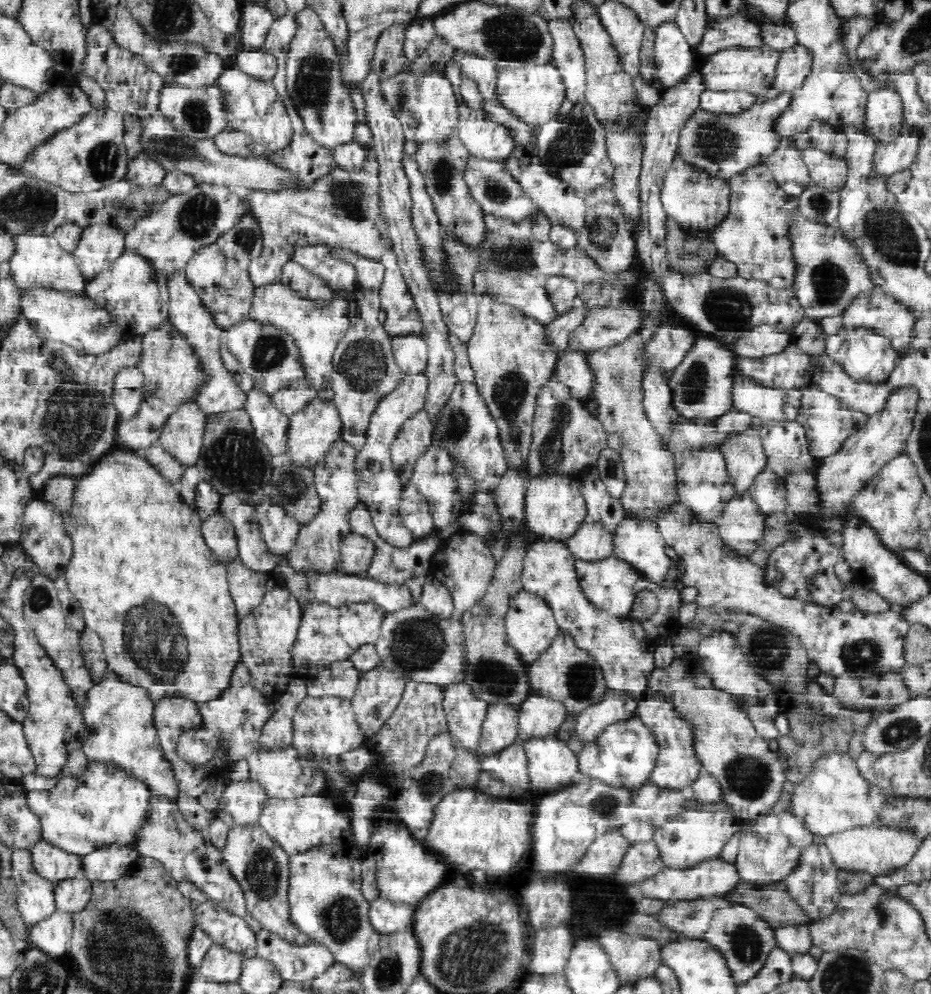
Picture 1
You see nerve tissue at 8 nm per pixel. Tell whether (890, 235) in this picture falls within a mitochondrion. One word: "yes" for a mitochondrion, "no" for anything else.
yes

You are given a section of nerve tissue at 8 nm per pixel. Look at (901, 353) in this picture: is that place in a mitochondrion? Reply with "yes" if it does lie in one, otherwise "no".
no

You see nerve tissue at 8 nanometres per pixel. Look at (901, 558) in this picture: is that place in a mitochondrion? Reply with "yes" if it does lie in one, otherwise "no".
no

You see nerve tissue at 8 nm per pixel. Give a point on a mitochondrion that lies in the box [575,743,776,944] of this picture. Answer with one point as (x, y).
(750, 777)

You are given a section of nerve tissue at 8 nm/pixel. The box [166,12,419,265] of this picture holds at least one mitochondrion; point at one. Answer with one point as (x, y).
(312, 86)

